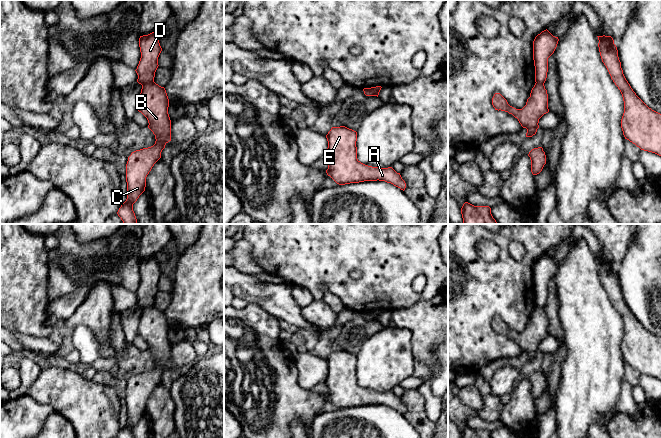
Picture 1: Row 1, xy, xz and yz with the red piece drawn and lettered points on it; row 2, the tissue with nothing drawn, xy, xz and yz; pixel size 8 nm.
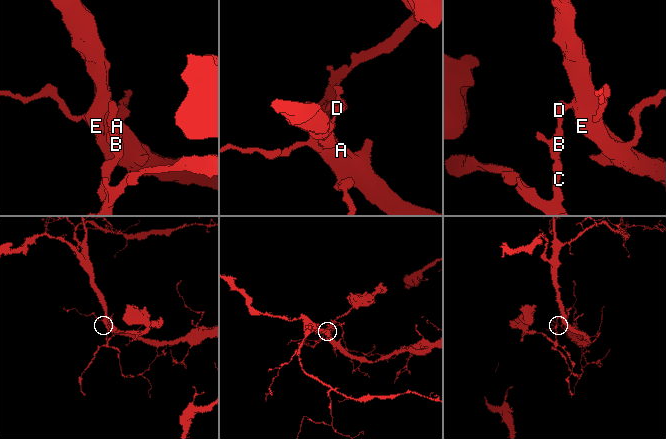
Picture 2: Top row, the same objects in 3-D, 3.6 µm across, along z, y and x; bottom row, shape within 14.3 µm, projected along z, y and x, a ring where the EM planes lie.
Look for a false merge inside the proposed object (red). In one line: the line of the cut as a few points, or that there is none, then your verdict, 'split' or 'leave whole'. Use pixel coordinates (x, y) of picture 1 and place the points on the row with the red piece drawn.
xy (153, 80), (142, 86) | split

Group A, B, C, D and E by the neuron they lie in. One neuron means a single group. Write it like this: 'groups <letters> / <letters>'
groups A D E / B C

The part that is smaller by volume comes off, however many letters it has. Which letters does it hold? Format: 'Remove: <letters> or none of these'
Remove: B, C

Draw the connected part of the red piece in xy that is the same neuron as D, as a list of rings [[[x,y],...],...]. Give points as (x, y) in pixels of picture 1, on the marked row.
[[[155,32],[140,36],[139,47],[141,58],[135,71],[138,75],[137,82],[143,86],[154,81],[155,72],[159,66],[158,57],[162,48]]]

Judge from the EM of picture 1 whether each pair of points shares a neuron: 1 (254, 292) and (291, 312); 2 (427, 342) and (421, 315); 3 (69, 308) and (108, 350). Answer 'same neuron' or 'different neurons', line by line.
1: same neuron
2: same neuron
3: different neurons

